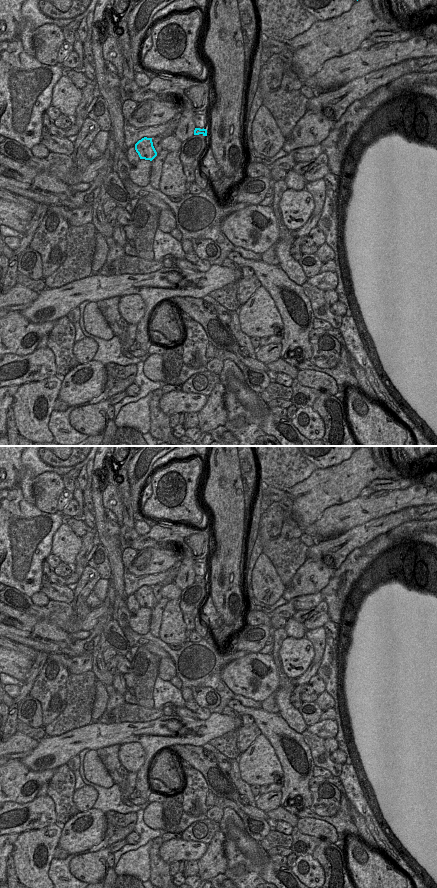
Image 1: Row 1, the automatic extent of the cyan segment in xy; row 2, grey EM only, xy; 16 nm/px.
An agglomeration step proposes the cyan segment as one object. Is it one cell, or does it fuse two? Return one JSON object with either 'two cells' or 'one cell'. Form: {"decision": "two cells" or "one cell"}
{"decision": "two cells"}

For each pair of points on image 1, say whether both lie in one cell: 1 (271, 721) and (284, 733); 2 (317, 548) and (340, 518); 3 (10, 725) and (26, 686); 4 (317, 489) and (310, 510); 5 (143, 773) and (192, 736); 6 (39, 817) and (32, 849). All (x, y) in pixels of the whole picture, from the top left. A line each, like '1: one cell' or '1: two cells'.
1: one cell
2: two cells
3: one cell
4: one cell
5: one cell
6: two cells

